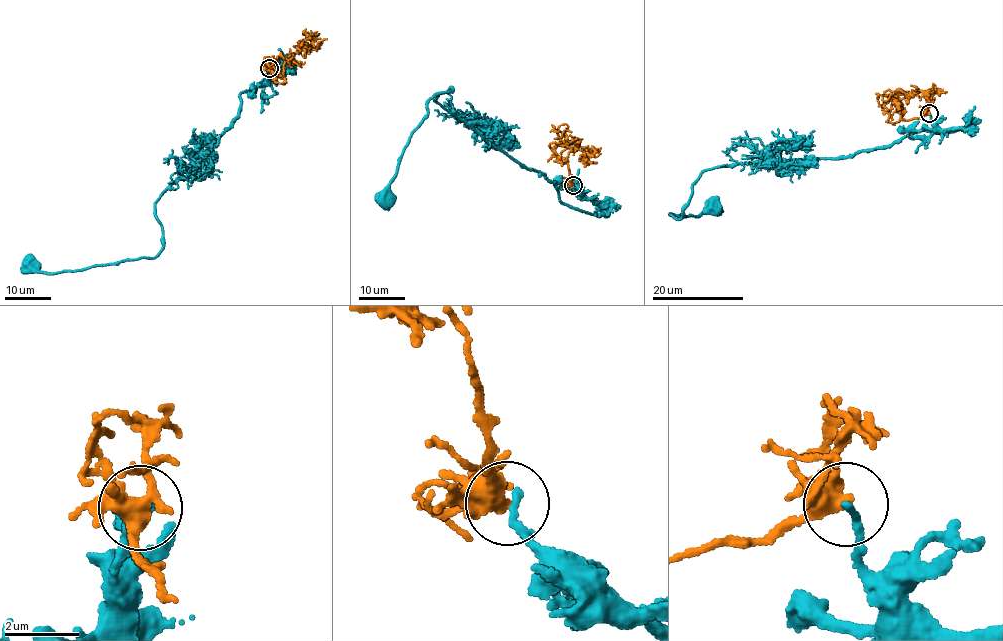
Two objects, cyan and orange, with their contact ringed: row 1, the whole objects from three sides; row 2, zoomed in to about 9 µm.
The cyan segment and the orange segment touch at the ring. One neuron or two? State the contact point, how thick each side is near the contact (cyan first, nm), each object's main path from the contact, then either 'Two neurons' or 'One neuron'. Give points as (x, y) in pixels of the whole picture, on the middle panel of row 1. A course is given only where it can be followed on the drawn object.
Place: (573, 185). Thickness 220 nm (cyan) against 340 nm. Course of cyan: (574, 184), (609, 212), (564, 205), (541, 174), (437, 104), (453, 89), (432, 96), (386, 197). Course of orange: (573, 185), (566, 159), (560, 158), (553, 147), (568, 140), (577, 148), (581, 147), (590, 161), (596, 162). Two neurons

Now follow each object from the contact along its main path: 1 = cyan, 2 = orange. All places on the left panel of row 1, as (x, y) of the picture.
1: (270, 68), (269, 81), (283, 74), (241, 92), (228, 128), (157, 199), (155, 257), (58, 273), (32, 265)
2: (269, 68), (274, 80), (278, 58), (293, 57), (304, 49), (309, 35), (317, 31)

